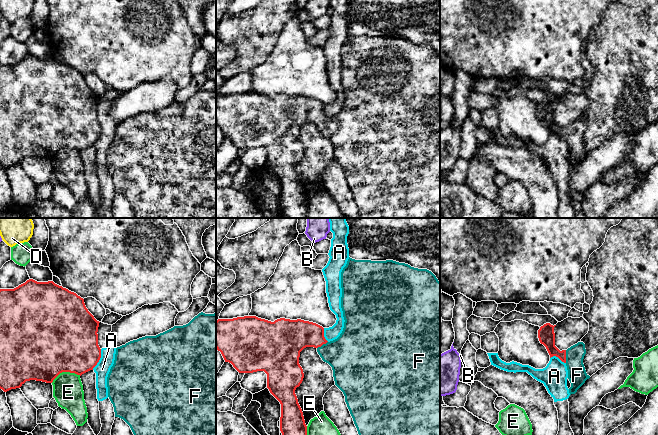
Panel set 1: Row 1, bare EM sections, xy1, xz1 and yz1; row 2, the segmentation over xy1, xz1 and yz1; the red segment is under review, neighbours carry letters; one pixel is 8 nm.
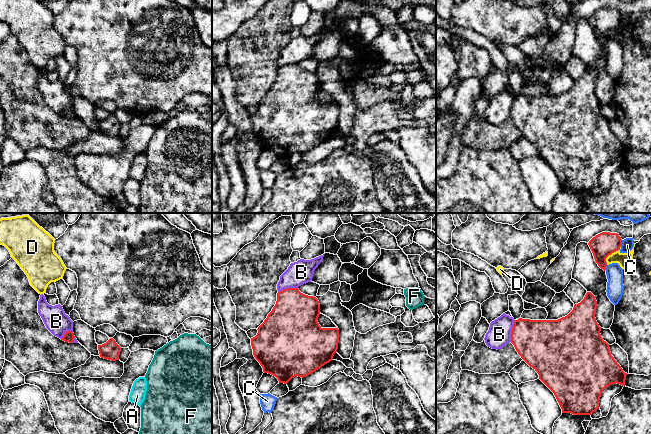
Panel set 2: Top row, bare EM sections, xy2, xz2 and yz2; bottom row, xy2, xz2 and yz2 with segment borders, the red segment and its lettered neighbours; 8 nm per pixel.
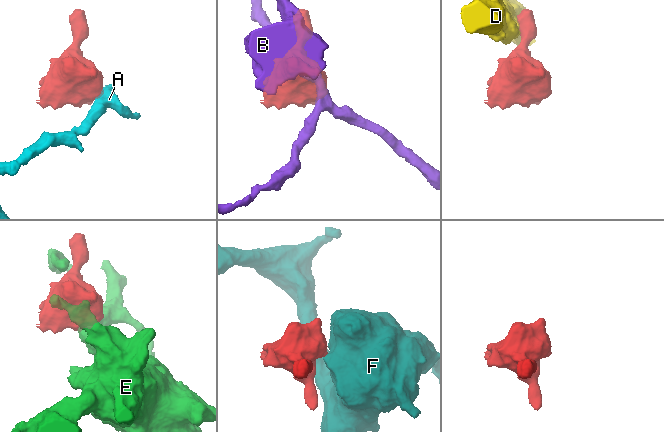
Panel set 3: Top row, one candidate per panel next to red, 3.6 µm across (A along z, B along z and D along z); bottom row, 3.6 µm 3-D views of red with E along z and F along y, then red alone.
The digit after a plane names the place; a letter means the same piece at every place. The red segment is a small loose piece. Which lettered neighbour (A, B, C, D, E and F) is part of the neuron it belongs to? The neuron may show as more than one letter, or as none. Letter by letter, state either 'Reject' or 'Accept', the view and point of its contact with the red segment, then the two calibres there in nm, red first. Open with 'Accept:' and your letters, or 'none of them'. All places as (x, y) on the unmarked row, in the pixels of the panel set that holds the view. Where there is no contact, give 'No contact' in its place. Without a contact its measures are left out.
Accept: F
A: Reject. Touches red at xy1 (99, 135). Thickness 420 nm (red) against 120 nm
B: Reject. Touches red at yz2 (511, 107). Thickness 360 nm (red) against 190 nm
C: Reject. Touches red at yz2 (621, 19). Thickness 190 nm (red) against 100 nm
D: Reject. Touches red at yz2 (610, 30). Thickness 190 nm (red) against 110 nm
E: Reject. Touches red at xy1 (65, 147). Thickness 500 nm (red) against 240 nm
F: Accept. Touches red at yz1 (565, 132). Thickness 140 nm (red) against 150 nm

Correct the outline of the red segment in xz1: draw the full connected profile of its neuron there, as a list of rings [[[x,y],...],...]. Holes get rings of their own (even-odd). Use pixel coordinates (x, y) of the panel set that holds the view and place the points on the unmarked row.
[[[349,33],[341,48],[341,84],[344,104],[340,112],[328,118],[324,104],[316,99],[301,95],[280,94],[274,98],[256,92],[244,92],[216,97],[216,125],[221,128],[225,138],[229,138],[239,149],[264,147],[267,150],[267,164],[281,180],[280,207],[284,218],[307,218],[307,202],[295,166],[303,157],[304,149],[299,140],[300,128],[306,123],[314,123],[322,136],[333,146],[335,161],[343,168],[345,178],[359,210],[359,218],[440,218],[440,58],[427,45],[418,45],[393,36],[371,37],[355,36]]]

